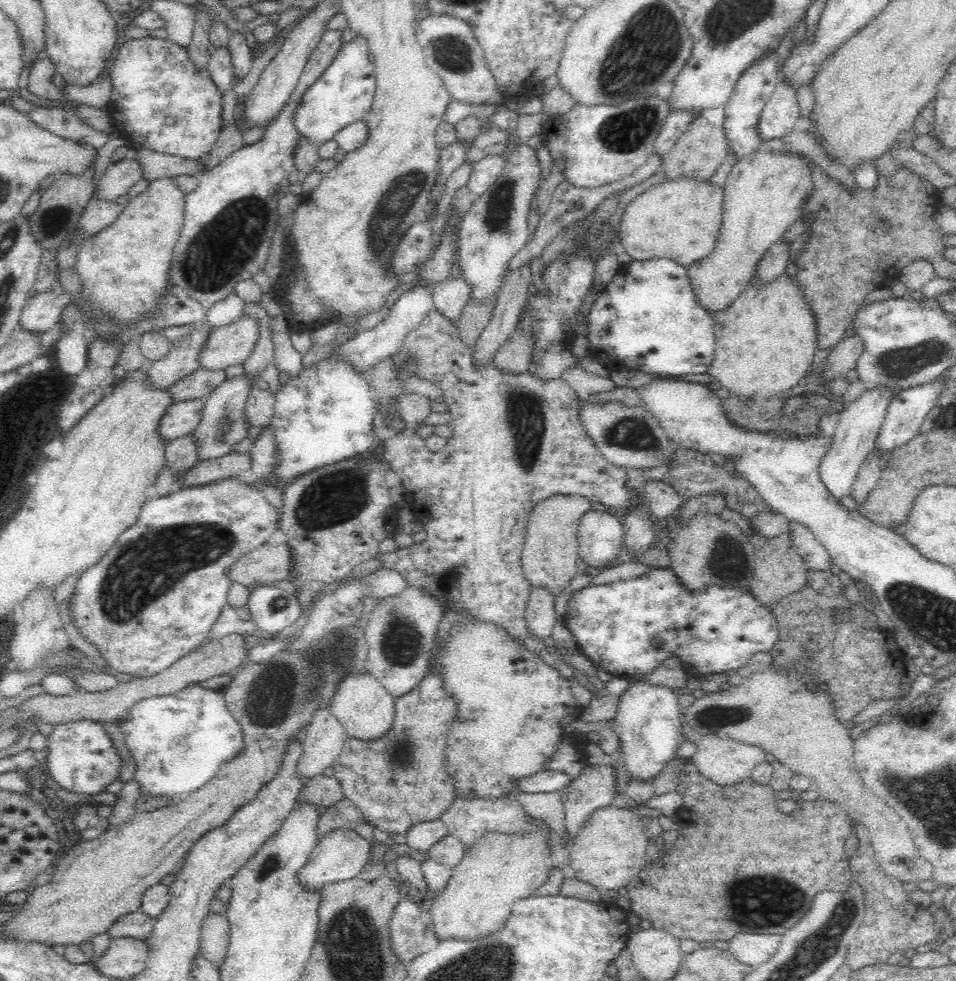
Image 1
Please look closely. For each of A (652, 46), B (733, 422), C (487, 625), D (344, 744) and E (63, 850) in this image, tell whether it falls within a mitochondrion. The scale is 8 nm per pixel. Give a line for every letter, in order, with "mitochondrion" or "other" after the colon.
A: mitochondrion
B: other
C: other
D: other
E: other

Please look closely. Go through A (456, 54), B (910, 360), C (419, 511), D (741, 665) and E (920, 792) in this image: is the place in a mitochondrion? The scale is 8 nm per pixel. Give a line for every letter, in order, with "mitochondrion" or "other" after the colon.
A: mitochondrion
B: mitochondrion
C: other
D: other
E: mitochondrion

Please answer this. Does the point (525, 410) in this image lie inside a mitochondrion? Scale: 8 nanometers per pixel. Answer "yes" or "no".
yes

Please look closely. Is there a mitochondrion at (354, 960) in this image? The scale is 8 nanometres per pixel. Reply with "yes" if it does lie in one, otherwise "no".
yes

